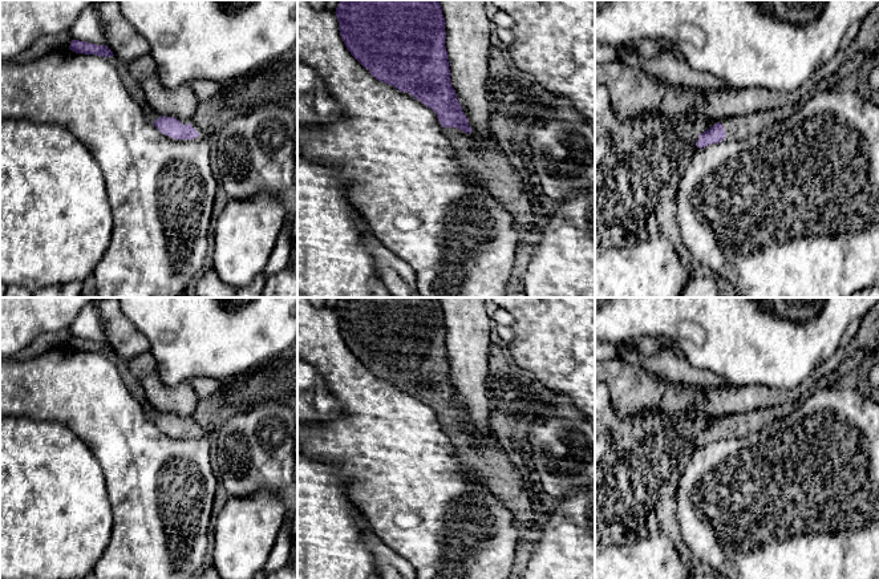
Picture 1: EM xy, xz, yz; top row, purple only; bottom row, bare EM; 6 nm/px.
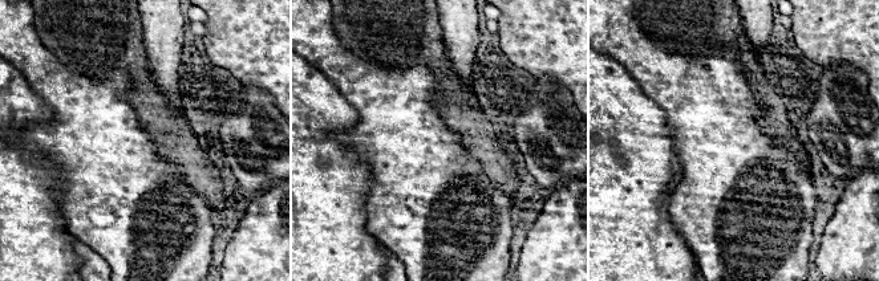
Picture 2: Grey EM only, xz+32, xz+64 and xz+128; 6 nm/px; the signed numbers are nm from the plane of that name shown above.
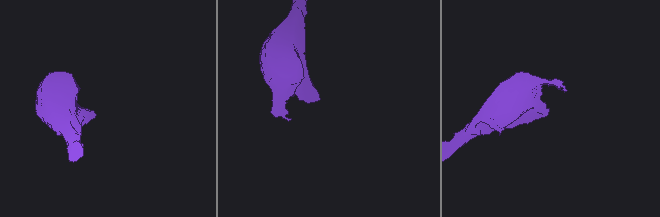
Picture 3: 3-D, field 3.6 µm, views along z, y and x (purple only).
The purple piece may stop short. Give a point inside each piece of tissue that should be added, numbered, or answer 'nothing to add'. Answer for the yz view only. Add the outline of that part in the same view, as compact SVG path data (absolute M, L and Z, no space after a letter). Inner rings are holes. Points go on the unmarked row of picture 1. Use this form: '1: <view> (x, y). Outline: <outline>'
1: yz (738, 425). Outline: M858 349L858 351L854 352L851 356L846 357L846 359L837 367L837 369L835 369L834 372L831 372L830 374L825 376L810 392L807 392L807 393L806 393L803 397L801 397L799 400L787 401L787 402L785 402L785 404L782 404L782 405L779 405L779 406L769 406L769 408L763 408L763 409L754 409L754 410L750 410L750 412L746 412L746 413L742 413L742 414L733 414L733 416L729 416L729 417L725 420L725 424L724 424L724 425L728 426L728 430L725 432L725 436L728 436L728 437L745 437L745 436L749 436L749 434L752 434L752 433L754 433L754 432L761 430L763 426L767 426L767 425L770 425L770 424L773 424L773 422L775 422L775 421L778 421L778 420L786 417L789 413L791 413L793 410L795 410L795 409L803 402L805 397L806 397L807 394L810 394L813 390L819 390L819 389L823 389L823 388L837 386L839 382L842 382L846 377L848 377L850 374L852 374L855 371L858 371L858 369L860 369L860 368L863 368L863 367L868 367L871 363L874 363L874 361L875 361L875 356L876 356L876 353L866 352L864 349Z

